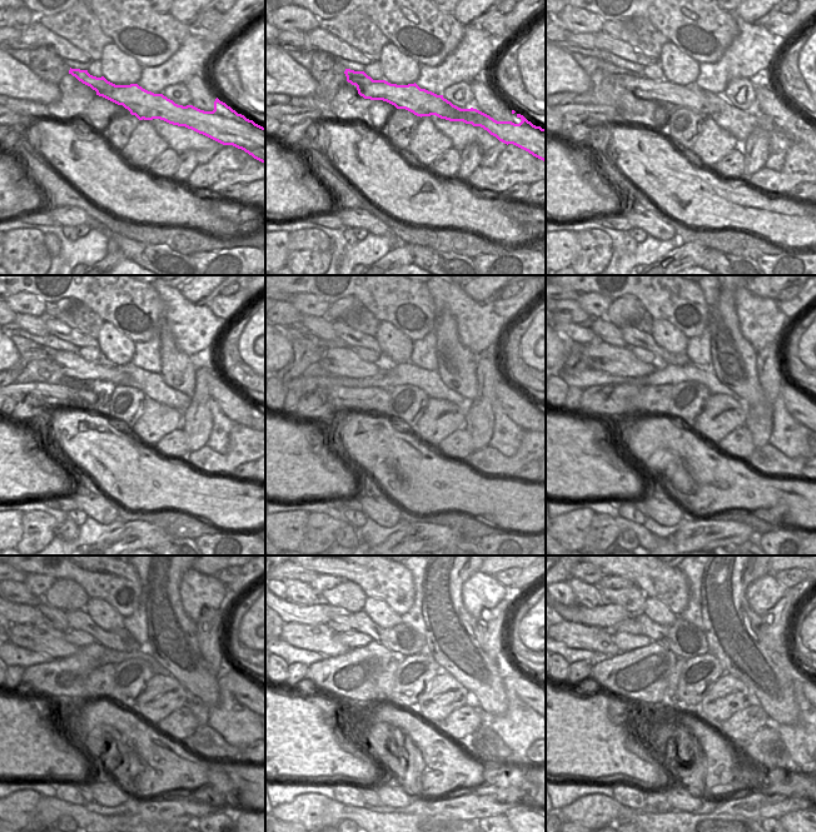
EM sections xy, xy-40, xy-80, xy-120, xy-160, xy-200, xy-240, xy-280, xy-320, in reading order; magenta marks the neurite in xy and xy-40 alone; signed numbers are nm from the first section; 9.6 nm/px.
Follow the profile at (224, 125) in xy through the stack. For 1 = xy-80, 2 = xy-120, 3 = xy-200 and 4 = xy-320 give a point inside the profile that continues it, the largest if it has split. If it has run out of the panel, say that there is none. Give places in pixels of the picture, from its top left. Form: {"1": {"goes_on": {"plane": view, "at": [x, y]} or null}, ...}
{"1": {"goes_on": {"plane": "xy-80", "at": [690, 96]}}, "2": {"goes_on": {"plane": "xy-120", "at": [74, 365]}}, "3": {"goes_on": {"plane": "xy-200", "at": [616, 360]}}, "4": {"goes_on": {"plane": "xy-320", "at": [598, 639]}}}

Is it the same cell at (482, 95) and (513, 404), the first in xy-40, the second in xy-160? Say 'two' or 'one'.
one

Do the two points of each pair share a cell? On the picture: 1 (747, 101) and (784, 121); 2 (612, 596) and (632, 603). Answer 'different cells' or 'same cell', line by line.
1: different cells
2: same cell

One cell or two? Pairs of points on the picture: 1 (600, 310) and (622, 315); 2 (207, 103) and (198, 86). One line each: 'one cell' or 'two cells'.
1: two cells
2: one cell

